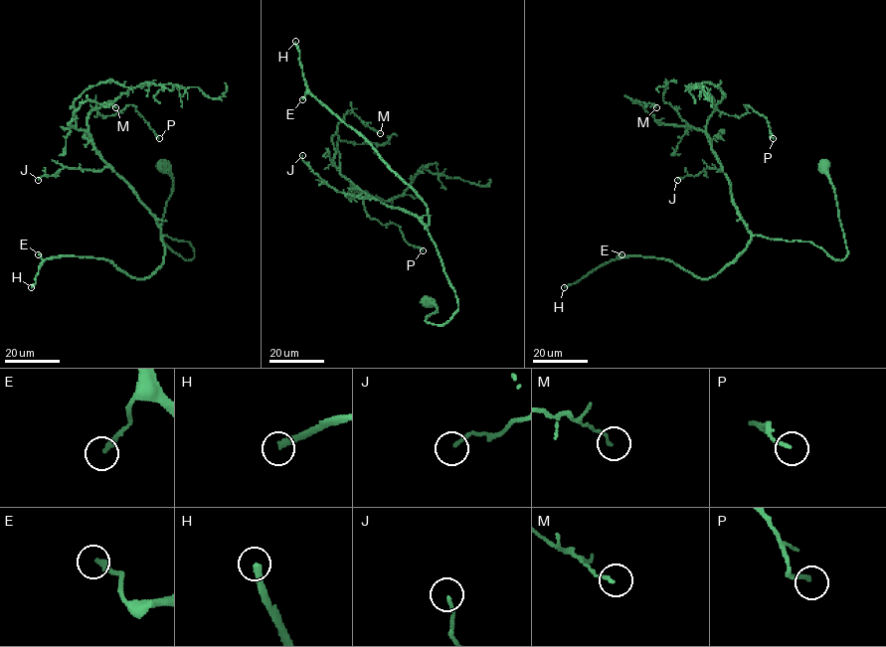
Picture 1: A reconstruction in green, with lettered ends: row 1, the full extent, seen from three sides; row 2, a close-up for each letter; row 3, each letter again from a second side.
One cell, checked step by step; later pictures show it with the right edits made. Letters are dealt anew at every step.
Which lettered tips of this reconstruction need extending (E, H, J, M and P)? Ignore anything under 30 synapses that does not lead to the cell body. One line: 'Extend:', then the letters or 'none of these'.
Extend: E, H

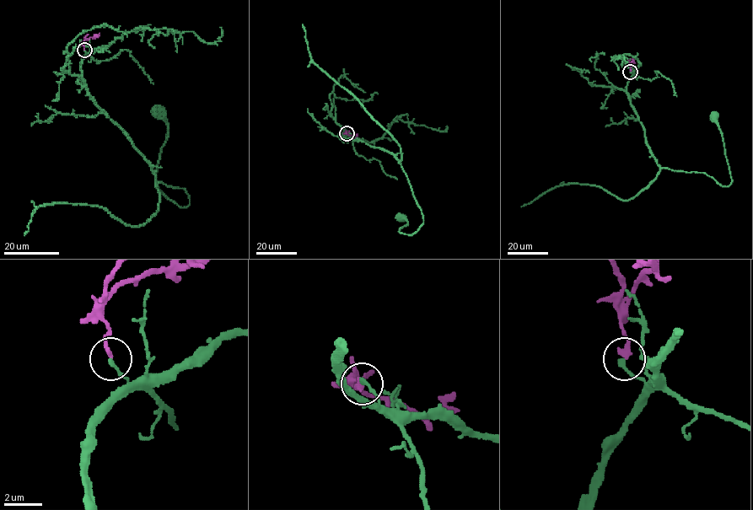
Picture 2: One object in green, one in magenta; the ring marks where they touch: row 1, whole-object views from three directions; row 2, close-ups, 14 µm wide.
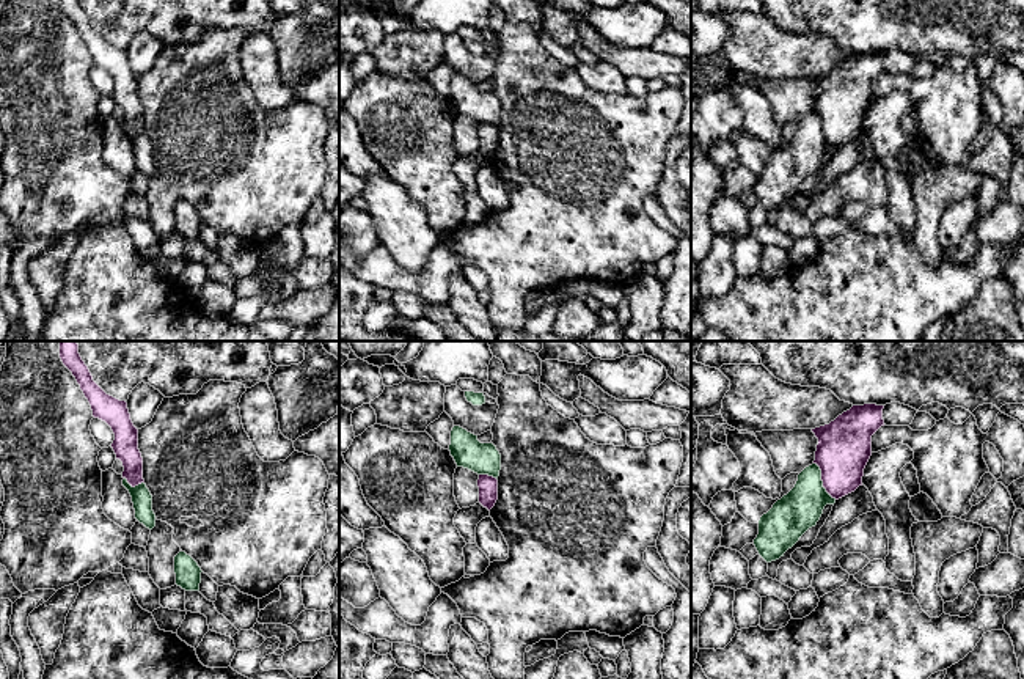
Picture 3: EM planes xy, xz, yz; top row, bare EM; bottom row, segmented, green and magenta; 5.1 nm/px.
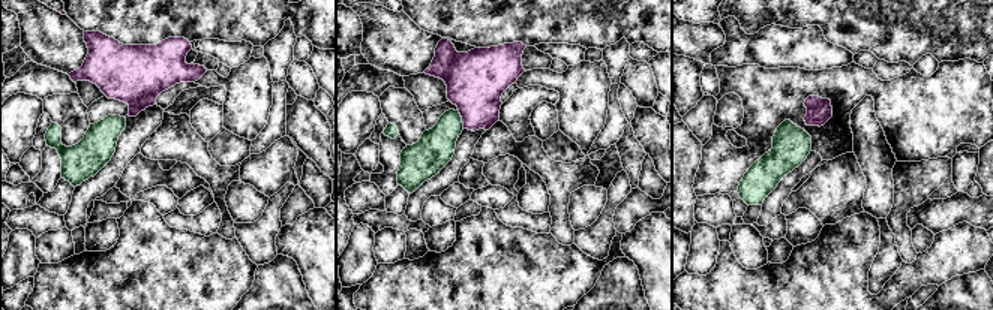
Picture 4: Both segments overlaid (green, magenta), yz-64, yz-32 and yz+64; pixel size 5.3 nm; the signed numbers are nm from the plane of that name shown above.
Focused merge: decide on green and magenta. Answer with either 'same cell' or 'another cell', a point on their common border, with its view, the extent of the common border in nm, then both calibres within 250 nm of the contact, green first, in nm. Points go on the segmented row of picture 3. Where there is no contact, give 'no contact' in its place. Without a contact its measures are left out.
another cell | yz (822, 481) | 220 nm | 220/280 nm

